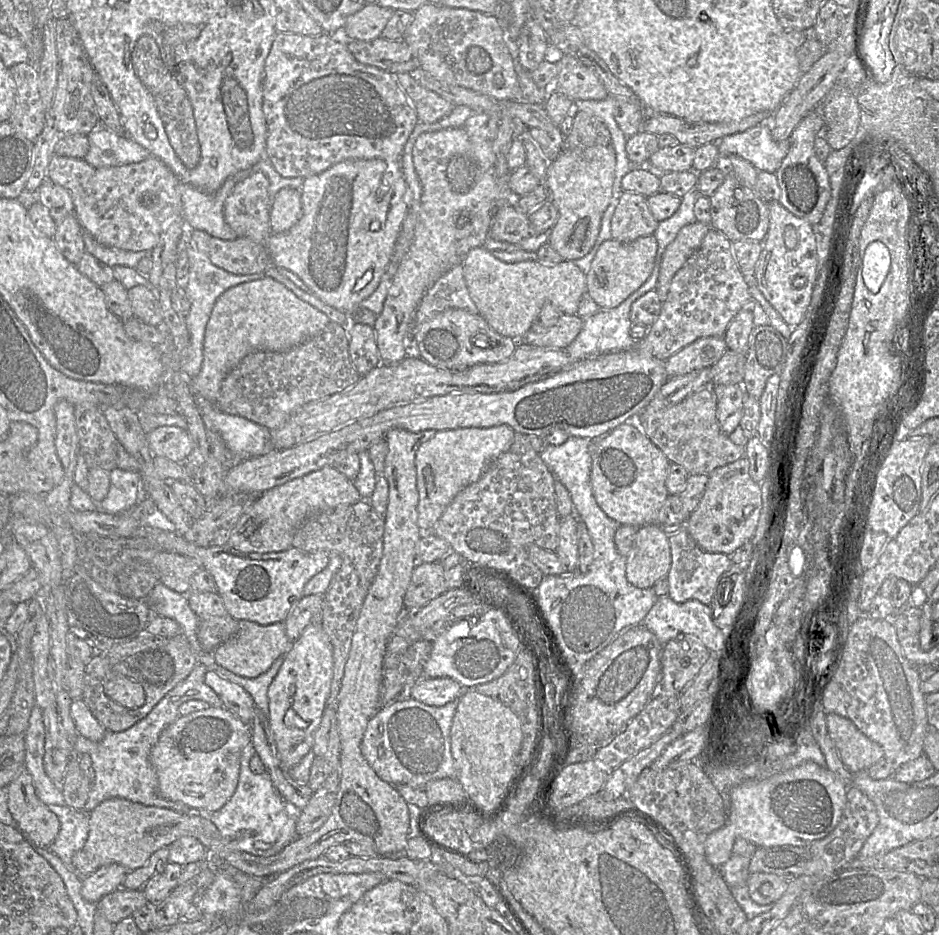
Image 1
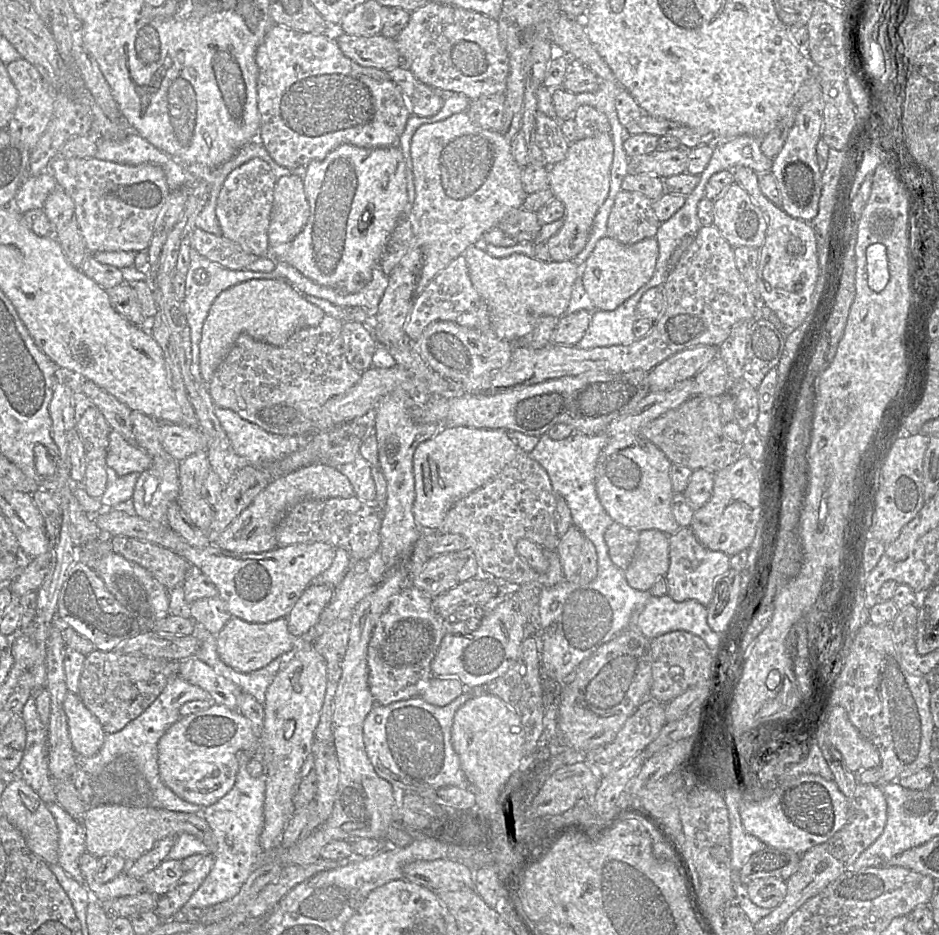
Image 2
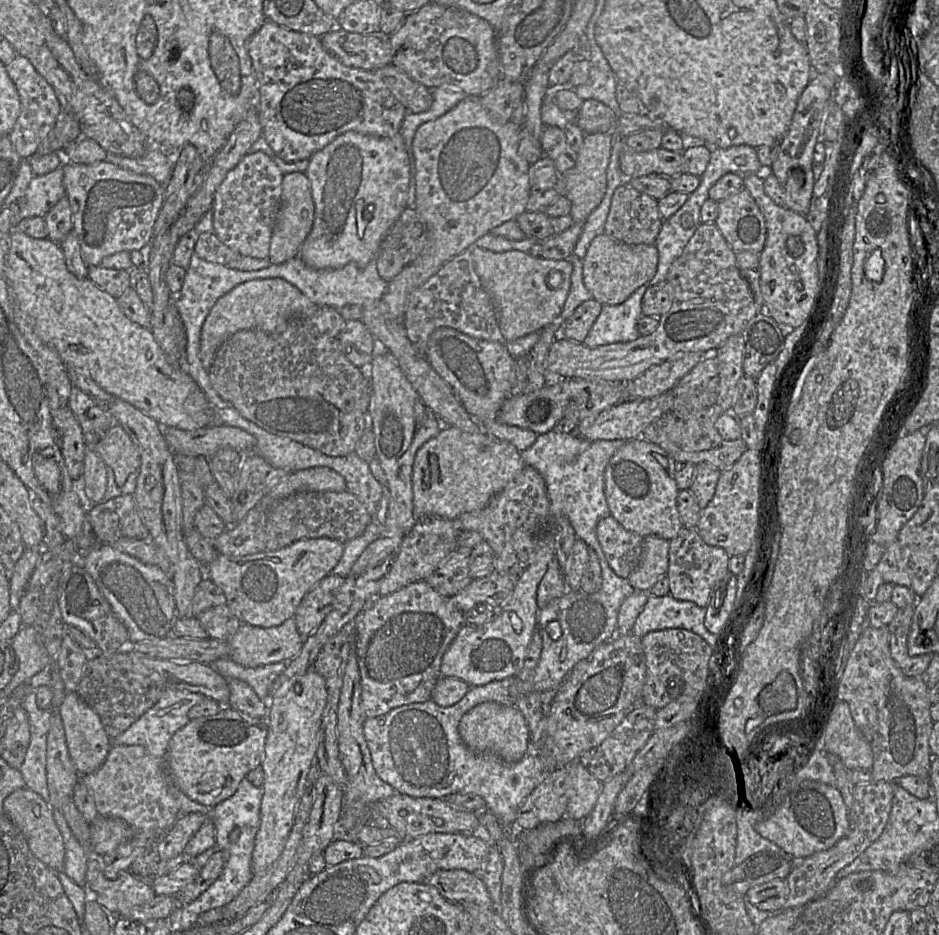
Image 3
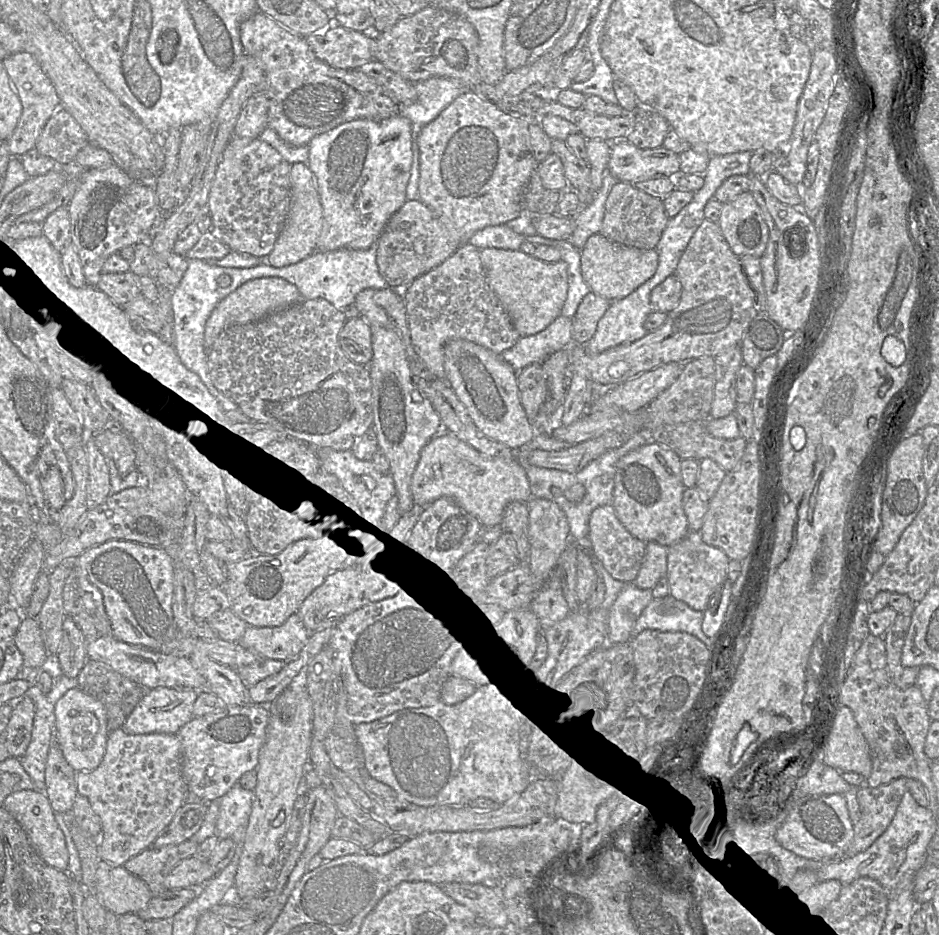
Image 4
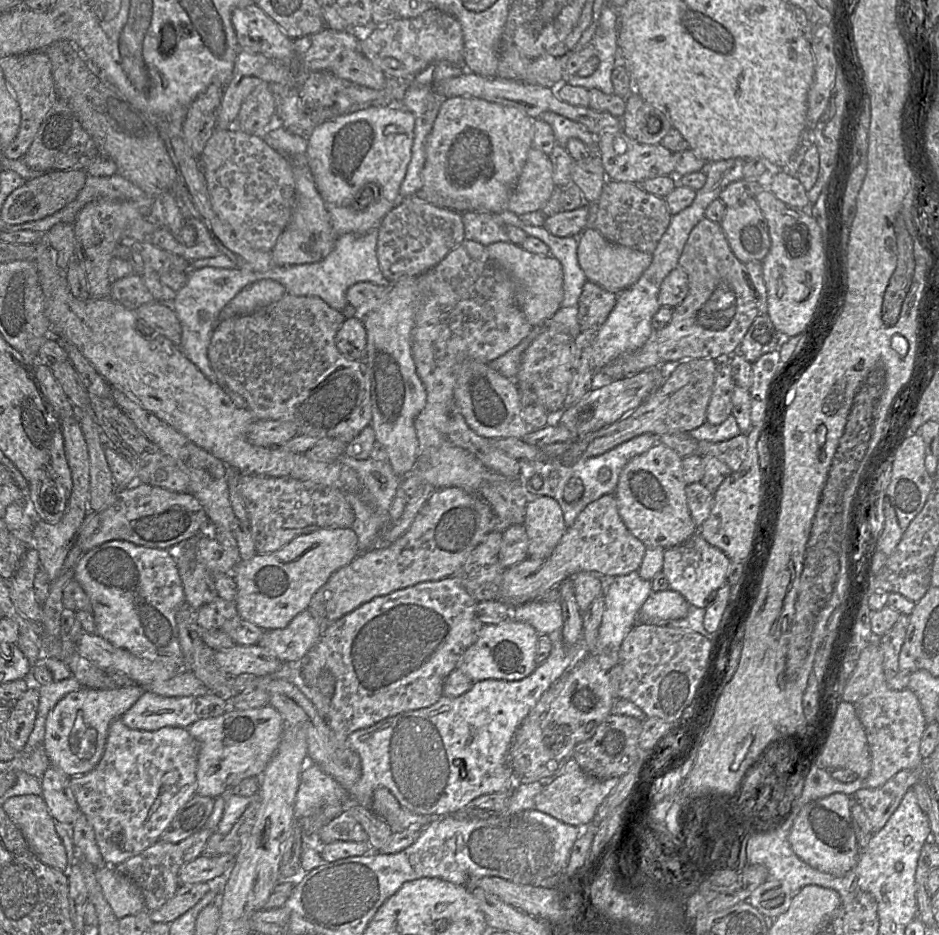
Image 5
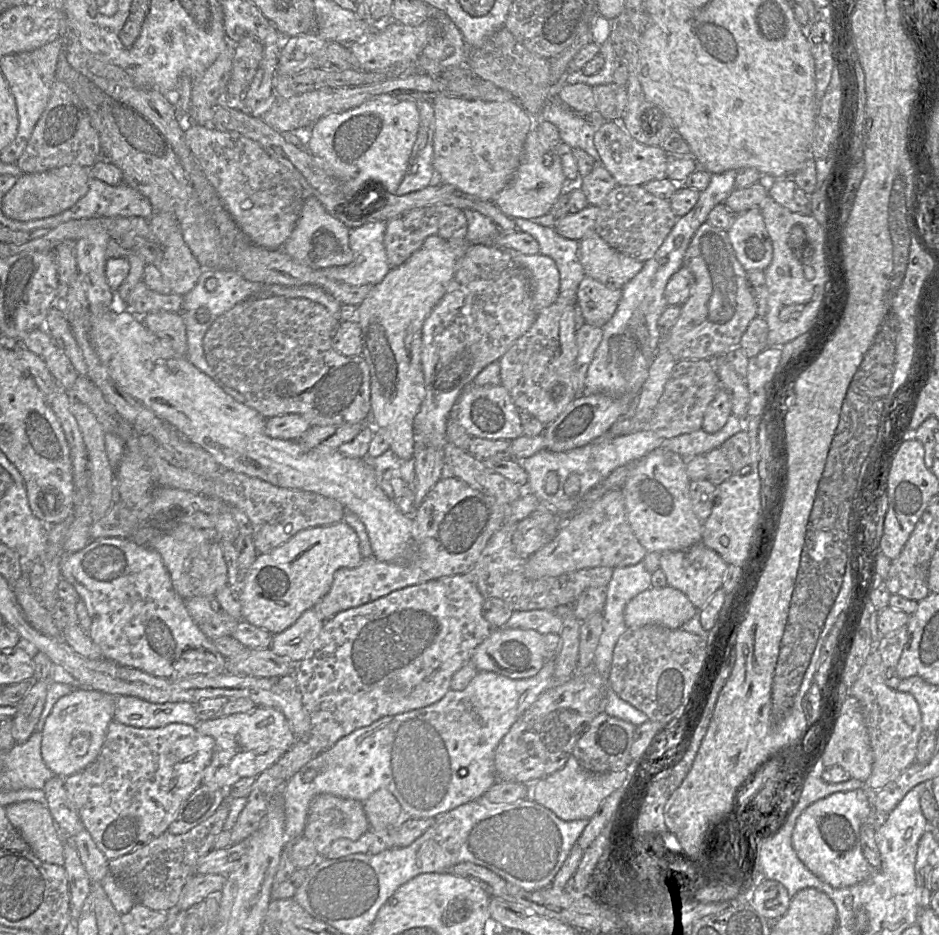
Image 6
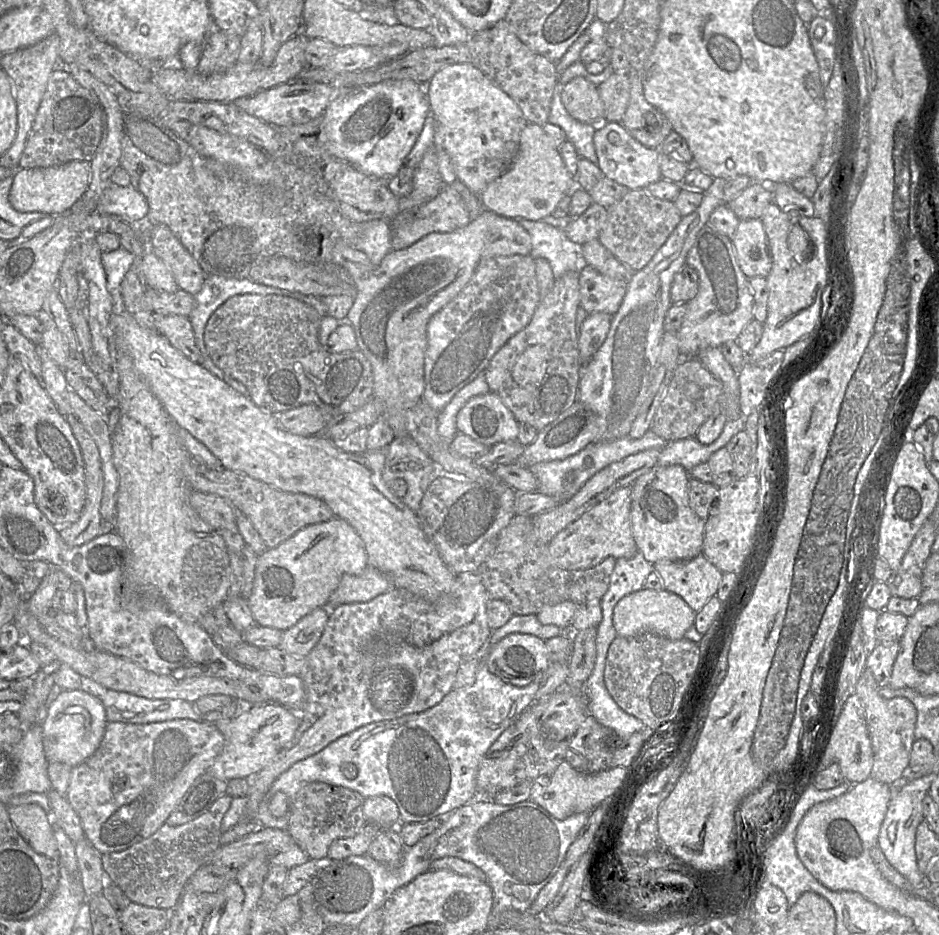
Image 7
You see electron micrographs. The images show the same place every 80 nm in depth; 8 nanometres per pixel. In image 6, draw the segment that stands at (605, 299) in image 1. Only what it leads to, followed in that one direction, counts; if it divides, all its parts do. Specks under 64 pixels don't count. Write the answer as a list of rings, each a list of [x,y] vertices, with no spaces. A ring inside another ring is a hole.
[[[595,230],[579,241],[579,260],[587,276],[619,289],[644,265],[644,262],[610,247]]]

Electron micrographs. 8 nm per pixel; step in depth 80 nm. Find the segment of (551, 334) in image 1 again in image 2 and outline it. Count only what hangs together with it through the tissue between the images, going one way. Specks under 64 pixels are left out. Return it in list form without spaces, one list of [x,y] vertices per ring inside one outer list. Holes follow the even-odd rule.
[[[579,310],[560,317],[550,343],[576,346],[590,325],[592,313],[587,310]]]

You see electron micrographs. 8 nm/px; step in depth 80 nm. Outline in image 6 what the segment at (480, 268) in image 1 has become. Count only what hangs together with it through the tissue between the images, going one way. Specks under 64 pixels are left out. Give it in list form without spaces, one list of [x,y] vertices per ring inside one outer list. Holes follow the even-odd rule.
[[[504,248],[504,250],[526,271],[537,314],[553,304],[559,296],[560,288],[560,274],[555,261],[539,253],[527,255],[512,248]]]

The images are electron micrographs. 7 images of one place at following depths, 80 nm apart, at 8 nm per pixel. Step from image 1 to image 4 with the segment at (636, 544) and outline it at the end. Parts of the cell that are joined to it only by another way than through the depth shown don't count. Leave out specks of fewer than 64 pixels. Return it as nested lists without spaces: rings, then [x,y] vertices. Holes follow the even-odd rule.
[[[656,542],[646,543],[645,555],[633,584],[640,589],[650,589],[666,577],[667,547]]]

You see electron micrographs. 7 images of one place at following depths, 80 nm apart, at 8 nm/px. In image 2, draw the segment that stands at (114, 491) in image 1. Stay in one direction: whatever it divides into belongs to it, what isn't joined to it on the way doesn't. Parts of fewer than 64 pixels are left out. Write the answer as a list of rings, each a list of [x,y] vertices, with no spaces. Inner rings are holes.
[[[106,467],[107,487],[99,499],[104,509],[127,509],[132,500],[139,473],[133,472],[125,476],[118,476],[116,472]]]

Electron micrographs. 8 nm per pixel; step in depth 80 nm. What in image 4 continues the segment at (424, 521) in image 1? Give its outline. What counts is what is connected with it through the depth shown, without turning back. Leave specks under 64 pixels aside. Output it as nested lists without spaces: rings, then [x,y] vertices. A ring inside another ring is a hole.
[[[447,431],[436,434],[422,448],[419,461],[411,479],[411,493],[415,505],[421,508],[431,504],[438,498],[448,497],[466,512],[478,519],[482,525],[486,526],[500,524],[502,522],[504,508],[510,502],[528,502],[532,498],[526,472],[517,459],[486,457]]]

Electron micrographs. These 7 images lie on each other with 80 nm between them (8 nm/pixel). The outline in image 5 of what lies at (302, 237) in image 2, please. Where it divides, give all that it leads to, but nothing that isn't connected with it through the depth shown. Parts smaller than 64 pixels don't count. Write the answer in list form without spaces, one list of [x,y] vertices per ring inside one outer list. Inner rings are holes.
[[[370,106],[318,125],[307,138],[309,169],[338,236],[348,233],[363,235],[379,228],[383,218],[401,200],[399,190],[412,156],[414,127],[414,115],[402,107]]]

